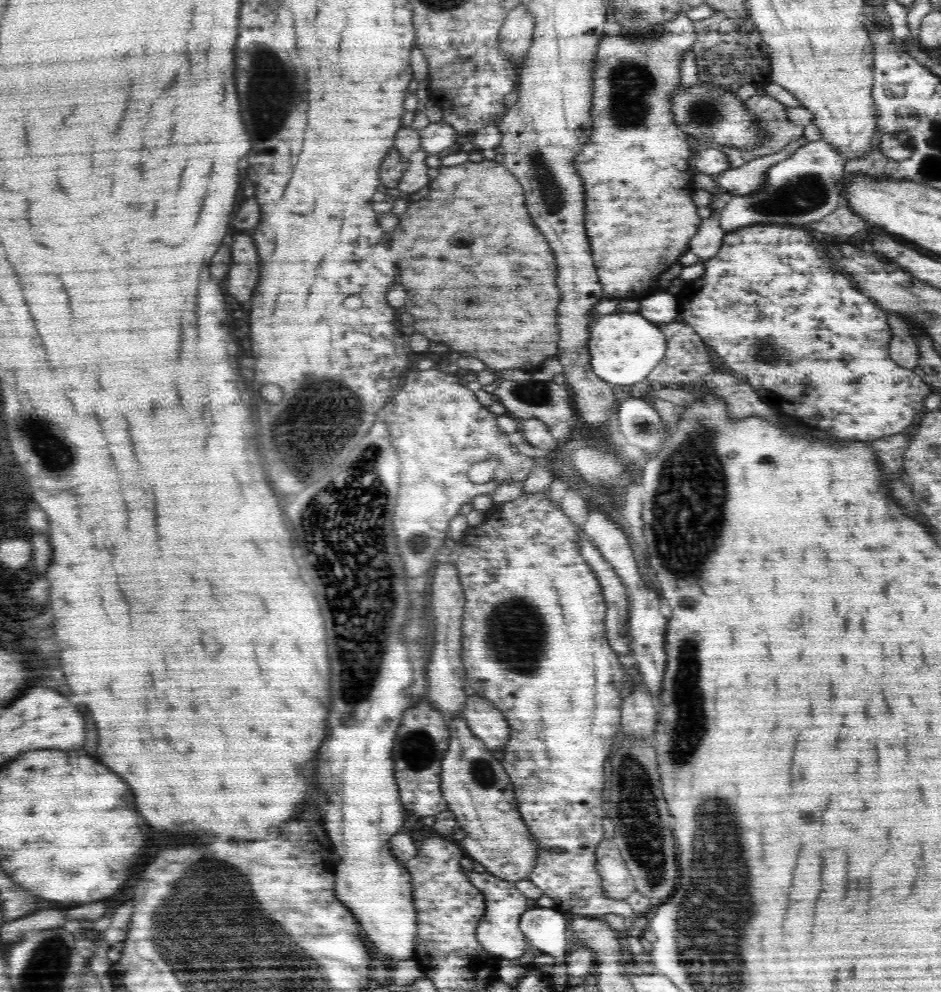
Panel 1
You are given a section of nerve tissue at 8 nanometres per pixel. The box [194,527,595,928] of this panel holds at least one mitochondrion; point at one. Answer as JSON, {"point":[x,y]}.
{"point":[515,633]}

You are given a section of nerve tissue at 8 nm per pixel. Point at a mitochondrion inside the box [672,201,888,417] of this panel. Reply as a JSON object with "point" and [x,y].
{"point":[766,352]}

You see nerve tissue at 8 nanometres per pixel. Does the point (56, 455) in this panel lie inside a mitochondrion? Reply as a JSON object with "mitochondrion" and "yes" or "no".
{"mitochondrion":"yes"}

